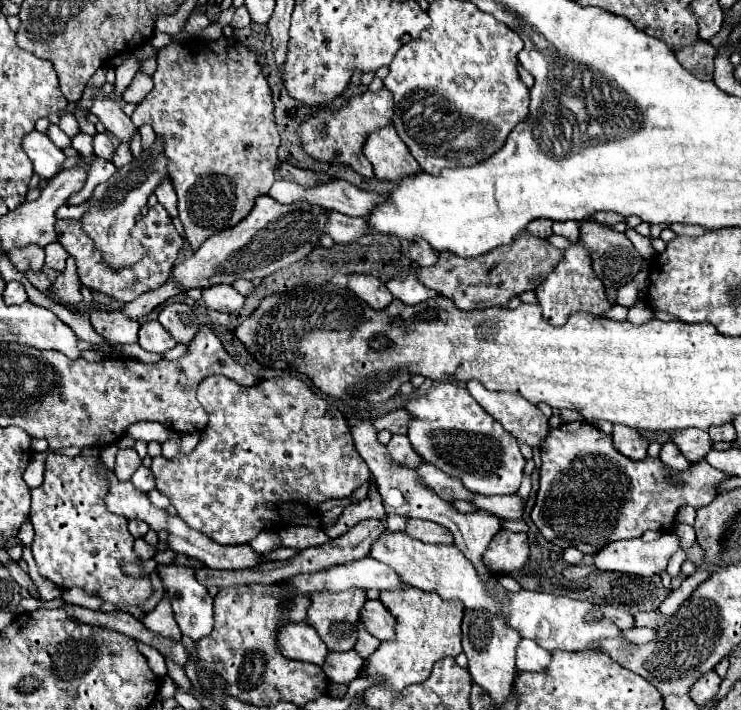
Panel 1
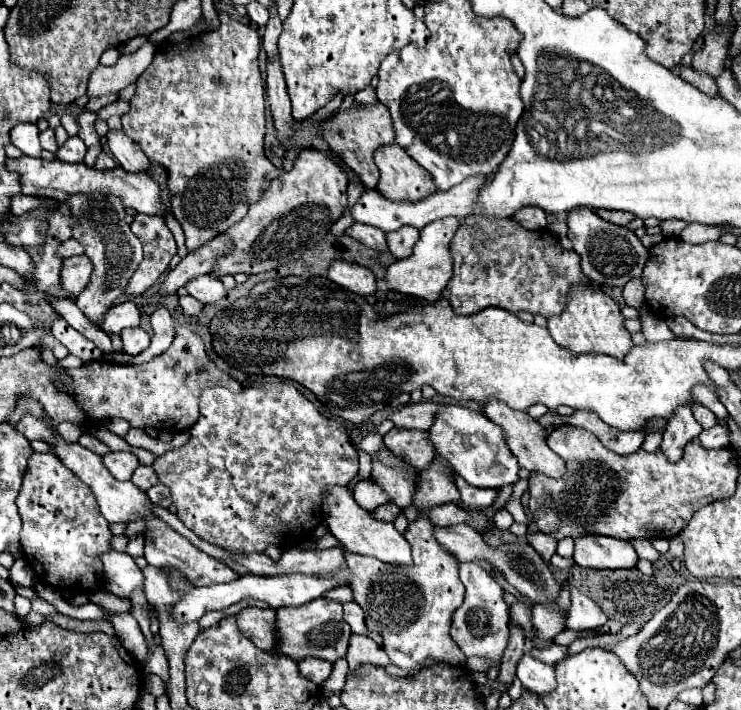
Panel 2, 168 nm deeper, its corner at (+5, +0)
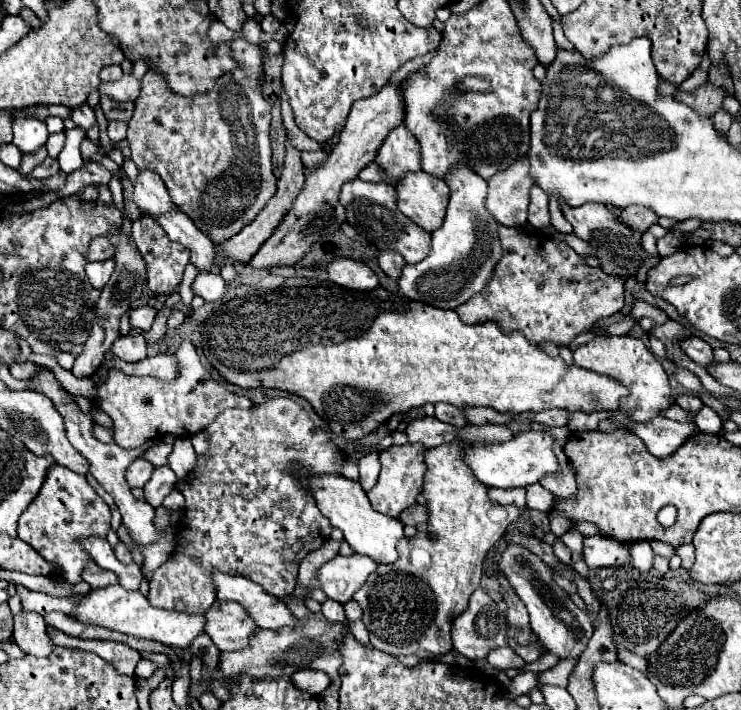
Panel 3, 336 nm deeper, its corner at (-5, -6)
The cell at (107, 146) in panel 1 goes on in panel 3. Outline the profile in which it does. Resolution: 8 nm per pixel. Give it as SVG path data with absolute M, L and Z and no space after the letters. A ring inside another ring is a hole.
M80 104L78 108L72 110L70 114L72 122L82 128L82 130L90 130L90 126L96 122L96 116L94 116L94 110L88 106L88 104Z

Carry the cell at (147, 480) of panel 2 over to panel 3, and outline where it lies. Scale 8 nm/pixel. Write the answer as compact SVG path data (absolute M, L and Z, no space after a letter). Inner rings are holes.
M158 466L152 478L144 486L144 500L150 506L158 508L162 500L174 490L174 486L176 486L176 474L168 466Z

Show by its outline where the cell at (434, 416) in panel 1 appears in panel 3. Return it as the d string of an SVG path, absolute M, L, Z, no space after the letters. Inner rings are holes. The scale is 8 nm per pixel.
M520 432L504 444L472 442L466 448L466 462L476 478L490 488L516 488L530 486L542 480L546 474L554 474L560 466L552 452L552 438L546 432Z

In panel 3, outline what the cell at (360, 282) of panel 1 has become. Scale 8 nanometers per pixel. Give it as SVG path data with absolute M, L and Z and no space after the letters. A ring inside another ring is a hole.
M334 258L328 266L328 280L348 288L348 290L374 290L378 286L378 276L360 260L352 258Z

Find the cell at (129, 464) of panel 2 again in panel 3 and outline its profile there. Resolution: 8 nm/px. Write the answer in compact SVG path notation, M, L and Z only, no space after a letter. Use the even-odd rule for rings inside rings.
M136 458L126 470L126 482L130 488L142 488L150 480L152 472L154 472L154 466L148 460Z

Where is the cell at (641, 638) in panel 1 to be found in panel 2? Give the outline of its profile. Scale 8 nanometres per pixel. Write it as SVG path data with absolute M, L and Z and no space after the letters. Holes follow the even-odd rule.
M565 629L554 638L554 644L569 646L573 641L581 637L580 632Z

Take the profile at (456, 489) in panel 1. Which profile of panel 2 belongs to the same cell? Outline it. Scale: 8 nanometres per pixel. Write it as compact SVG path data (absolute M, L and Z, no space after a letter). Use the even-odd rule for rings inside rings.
M454 478L454 484L460 492L460 504L464 508L486 508L486 506L492 506L494 498L496 498L496 490L476 490L472 486L468 486L462 478Z

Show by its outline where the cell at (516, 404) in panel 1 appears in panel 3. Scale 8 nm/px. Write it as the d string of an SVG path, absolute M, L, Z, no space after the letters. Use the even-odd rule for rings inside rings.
M570 470L564 472L556 472L556 474L548 474L540 480L540 484L550 490L554 494L554 498L574 498L578 492L578 484L576 478Z

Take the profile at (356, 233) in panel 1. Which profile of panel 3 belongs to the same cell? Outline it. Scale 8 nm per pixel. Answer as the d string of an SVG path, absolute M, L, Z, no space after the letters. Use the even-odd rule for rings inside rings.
M380 252L380 258L378 258L378 264L380 264L380 268L382 268L382 272L386 274L386 276L390 276L392 280L398 280L398 276L400 276L400 272L402 272L402 268L404 268L404 258L400 256L400 254L396 254L396 252Z

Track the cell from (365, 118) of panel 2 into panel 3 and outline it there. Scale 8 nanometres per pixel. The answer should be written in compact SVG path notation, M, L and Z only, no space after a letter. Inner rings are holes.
M400 124L388 134L388 138L378 150L376 164L380 164L384 172L396 180L404 178L408 172L422 170L418 160L418 142L404 124Z

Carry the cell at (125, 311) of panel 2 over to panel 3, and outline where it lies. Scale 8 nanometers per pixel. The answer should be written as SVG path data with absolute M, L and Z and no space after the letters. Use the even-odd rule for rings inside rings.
M140 306L140 308L134 308L132 314L130 314L130 324L134 328L140 328L140 330L146 330L152 326L154 318L156 318L156 308L152 306Z

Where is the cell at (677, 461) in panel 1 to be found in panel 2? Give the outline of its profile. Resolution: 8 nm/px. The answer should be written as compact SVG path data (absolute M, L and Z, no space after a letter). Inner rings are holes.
M680 406L676 414L668 420L660 450L666 454L670 462L678 462L682 458L684 446L702 432L702 426L692 418L692 410L688 406Z

